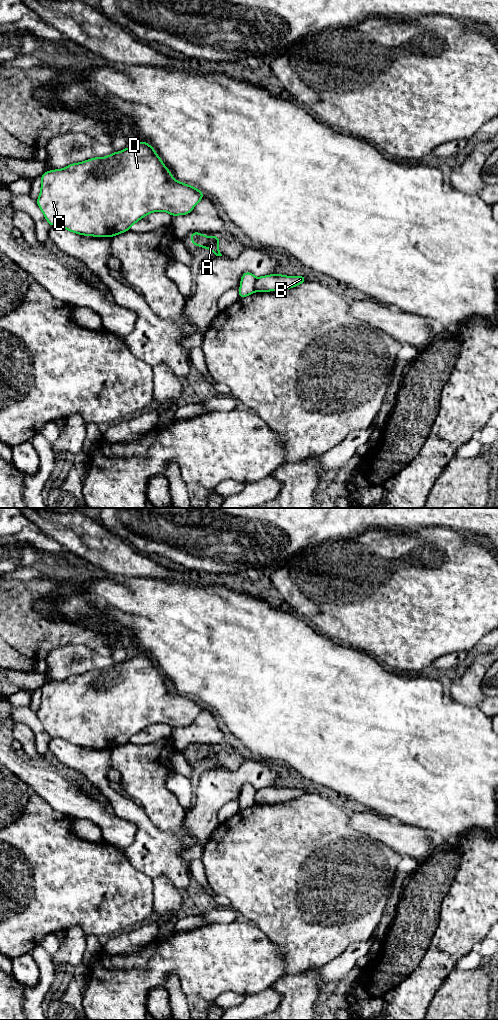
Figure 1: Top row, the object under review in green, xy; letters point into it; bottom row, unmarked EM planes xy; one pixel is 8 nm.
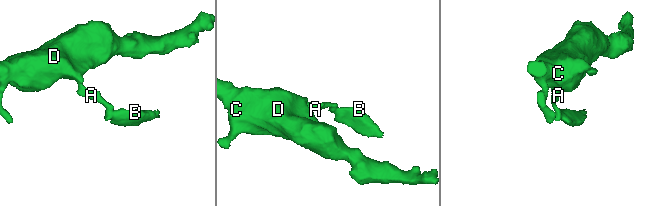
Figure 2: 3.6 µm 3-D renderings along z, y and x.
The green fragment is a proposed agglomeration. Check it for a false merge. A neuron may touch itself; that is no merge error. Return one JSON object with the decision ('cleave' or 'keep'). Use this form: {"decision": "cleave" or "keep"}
{"decision": "cleave"}

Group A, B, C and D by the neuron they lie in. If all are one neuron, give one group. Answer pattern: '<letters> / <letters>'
A C D / B

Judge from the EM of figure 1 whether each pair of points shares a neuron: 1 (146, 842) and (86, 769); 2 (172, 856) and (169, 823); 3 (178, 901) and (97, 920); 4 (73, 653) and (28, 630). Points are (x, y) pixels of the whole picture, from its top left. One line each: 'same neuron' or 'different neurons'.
1: same neuron
2: different neurons
3: different neurons
4: different neurons

